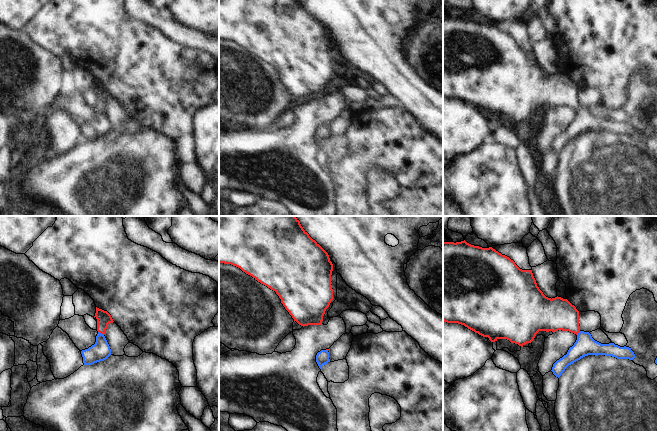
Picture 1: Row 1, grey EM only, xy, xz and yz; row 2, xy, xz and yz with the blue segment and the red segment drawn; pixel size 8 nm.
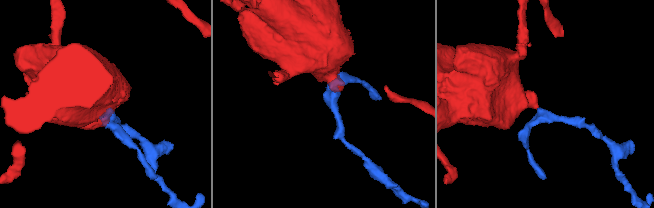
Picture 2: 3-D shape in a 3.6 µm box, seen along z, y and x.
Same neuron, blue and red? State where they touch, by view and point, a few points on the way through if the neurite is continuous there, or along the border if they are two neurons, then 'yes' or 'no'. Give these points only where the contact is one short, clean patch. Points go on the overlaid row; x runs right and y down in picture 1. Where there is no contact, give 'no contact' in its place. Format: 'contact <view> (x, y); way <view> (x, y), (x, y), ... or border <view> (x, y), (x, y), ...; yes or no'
contact xy (100, 333); way xy (100, 351), (100, 333), (103, 317); yes

